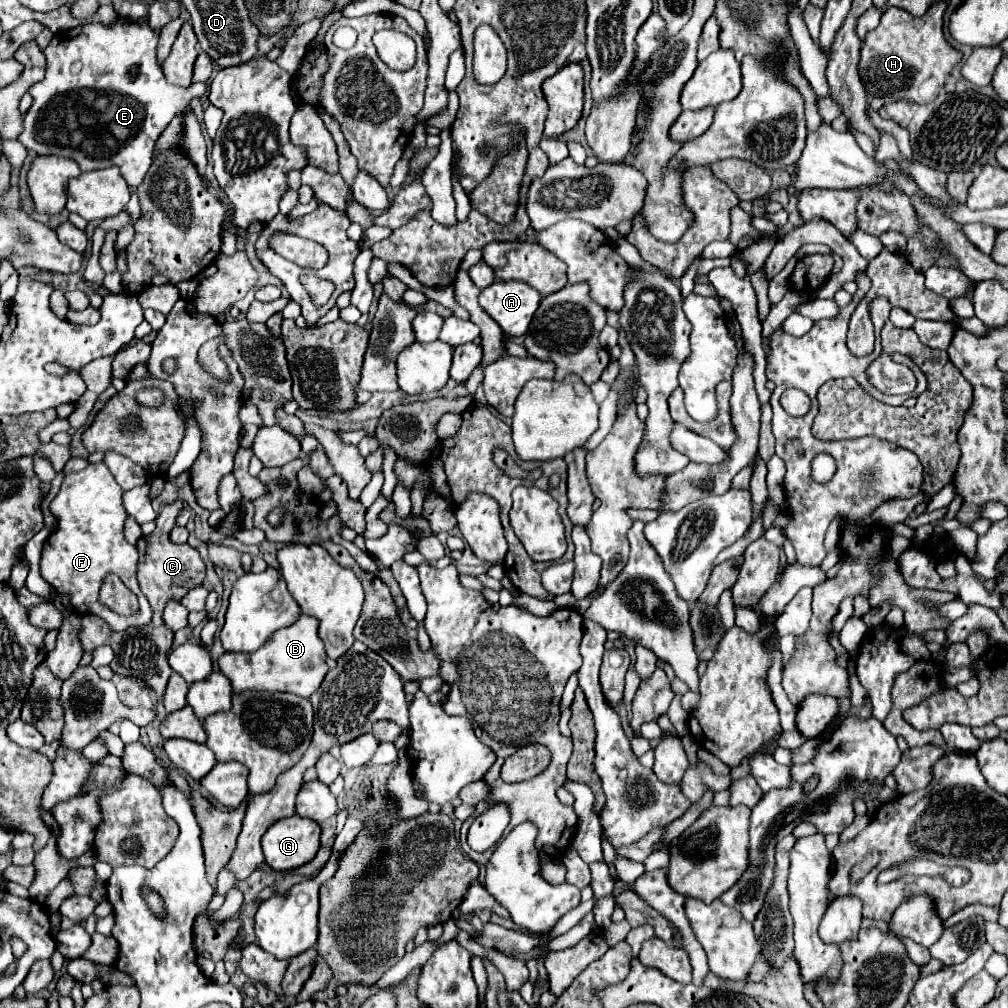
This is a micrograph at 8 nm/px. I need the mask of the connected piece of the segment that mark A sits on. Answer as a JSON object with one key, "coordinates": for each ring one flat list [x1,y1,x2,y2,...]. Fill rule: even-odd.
{"coordinates":[[495,280,479,294,479,304,509,336,523,336,541,302,539,292,525,282]]}

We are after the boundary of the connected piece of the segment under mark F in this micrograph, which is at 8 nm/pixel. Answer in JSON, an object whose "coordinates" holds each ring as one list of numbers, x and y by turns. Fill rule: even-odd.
{"coordinates":[[105,462,89,464,81,472,67,474,59,494,51,500,49,510,57,518,57,528,43,544,43,554,39,562,39,574,57,594,63,594,71,600,71,606,77,614,95,614,113,632,123,632,127,628,141,628,151,622,151,608,143,596,137,582,137,548,131,546,123,536,123,526,127,520,125,506,121,504,123,490,111,476],[107,574,117,574,121,582,139,598,139,612,123,618,113,614,109,608,99,604,99,590]]}

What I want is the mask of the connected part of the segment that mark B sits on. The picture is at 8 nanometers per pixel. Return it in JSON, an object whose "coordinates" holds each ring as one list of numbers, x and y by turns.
{"coordinates":[[301,614,291,628,275,632,275,636,263,648,259,648,259,652,253,652,251,656,225,652,219,658,219,670,231,680,233,690,237,694,247,690,265,690,265,692,291,692,309,698,319,688,323,676,327,674,325,664,327,656,323,642,319,640,317,628,319,622,315,618]]}

